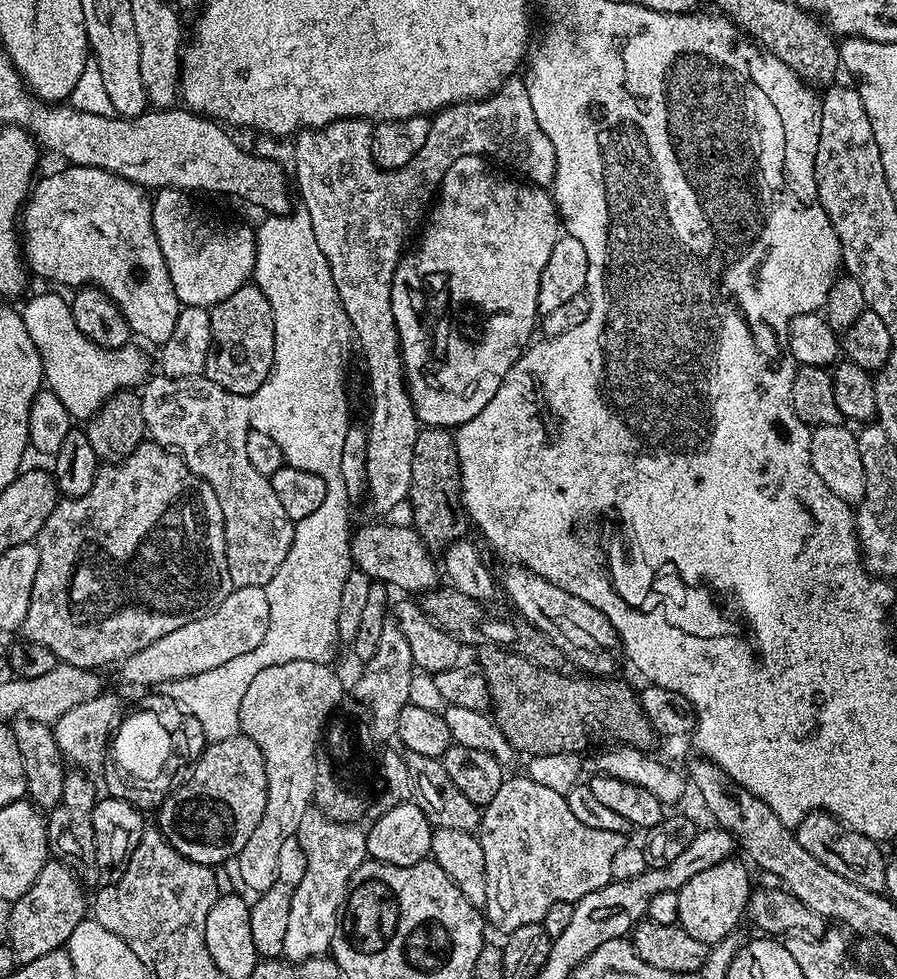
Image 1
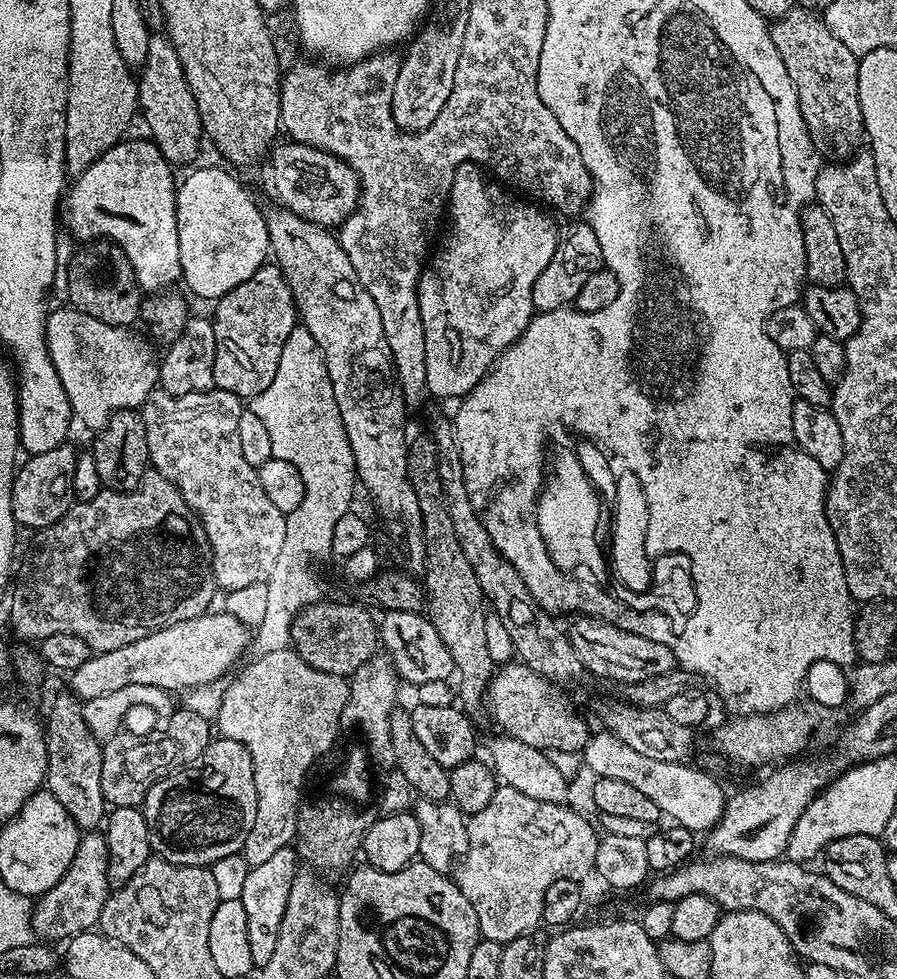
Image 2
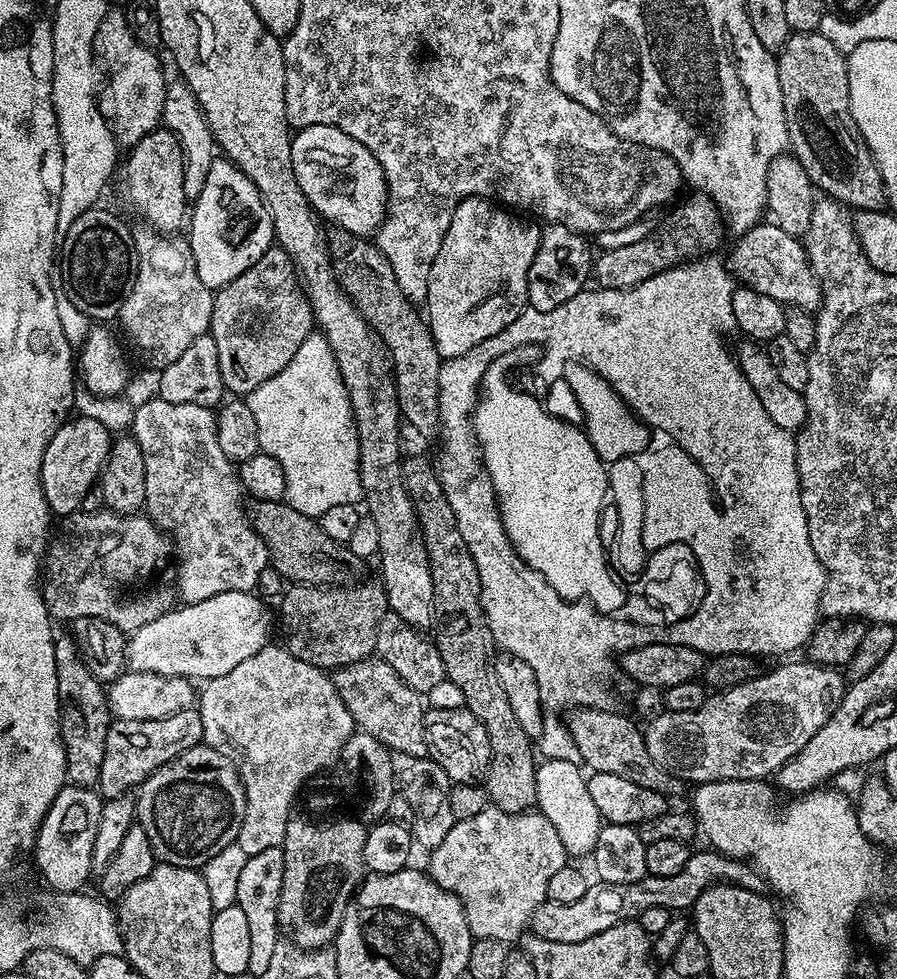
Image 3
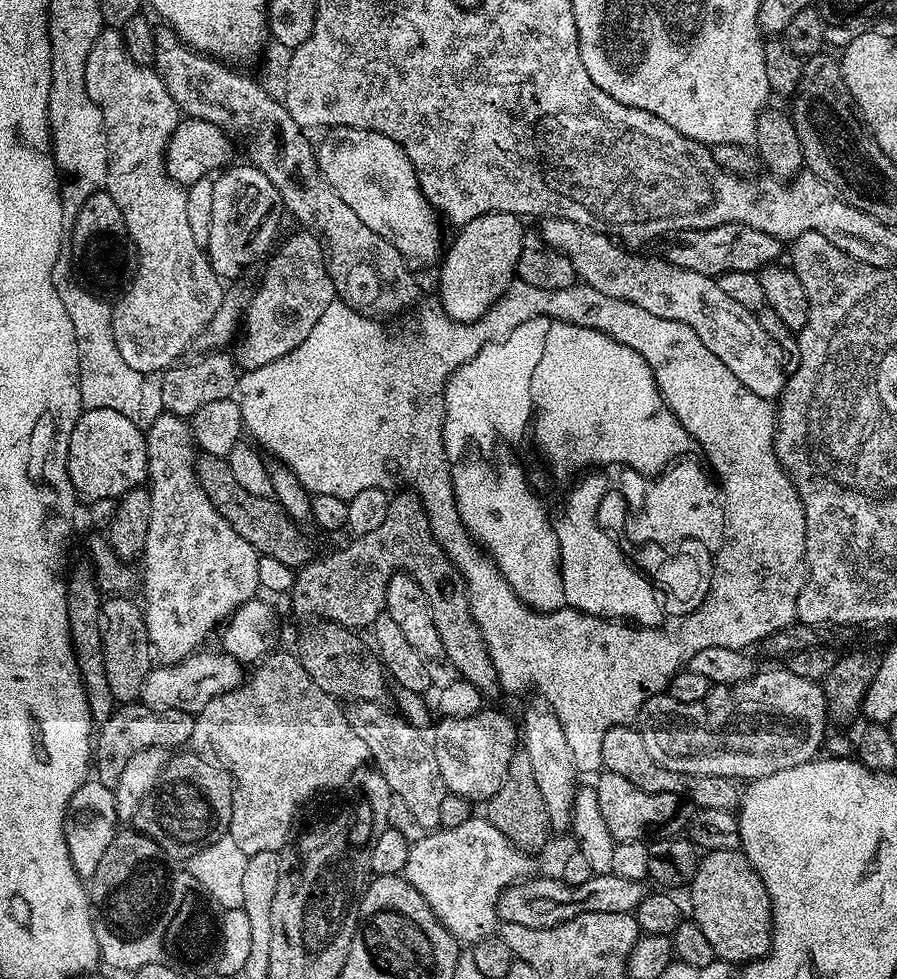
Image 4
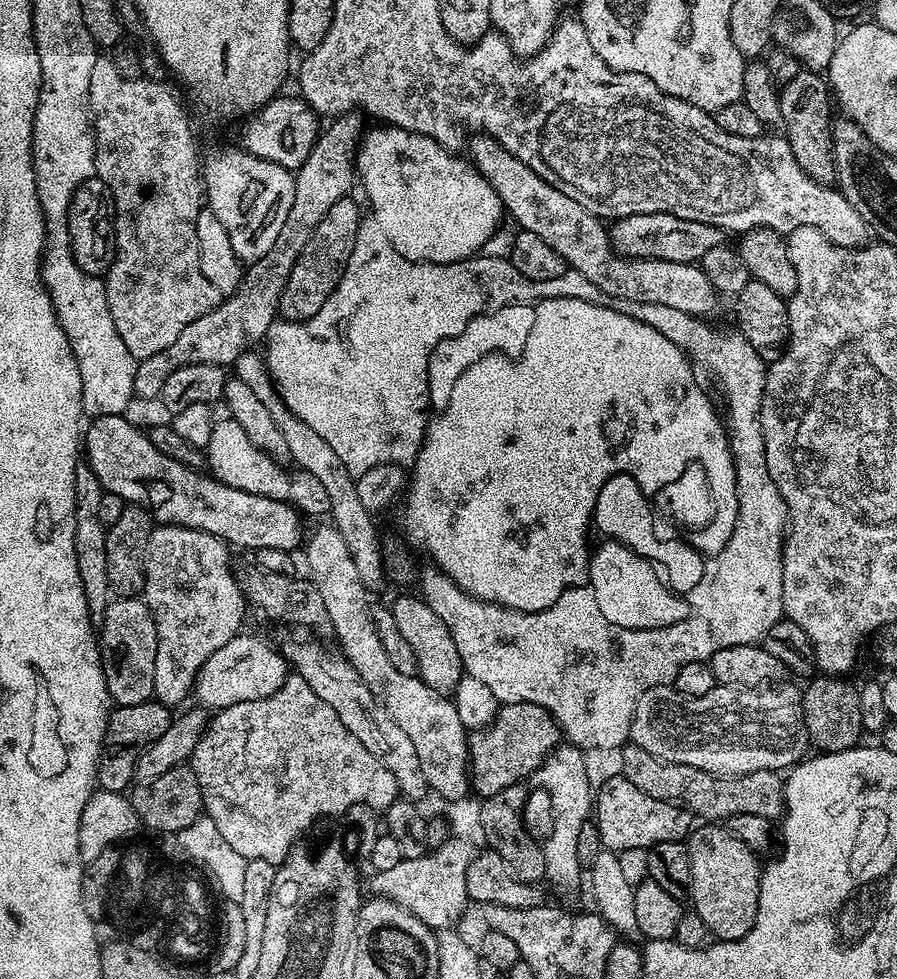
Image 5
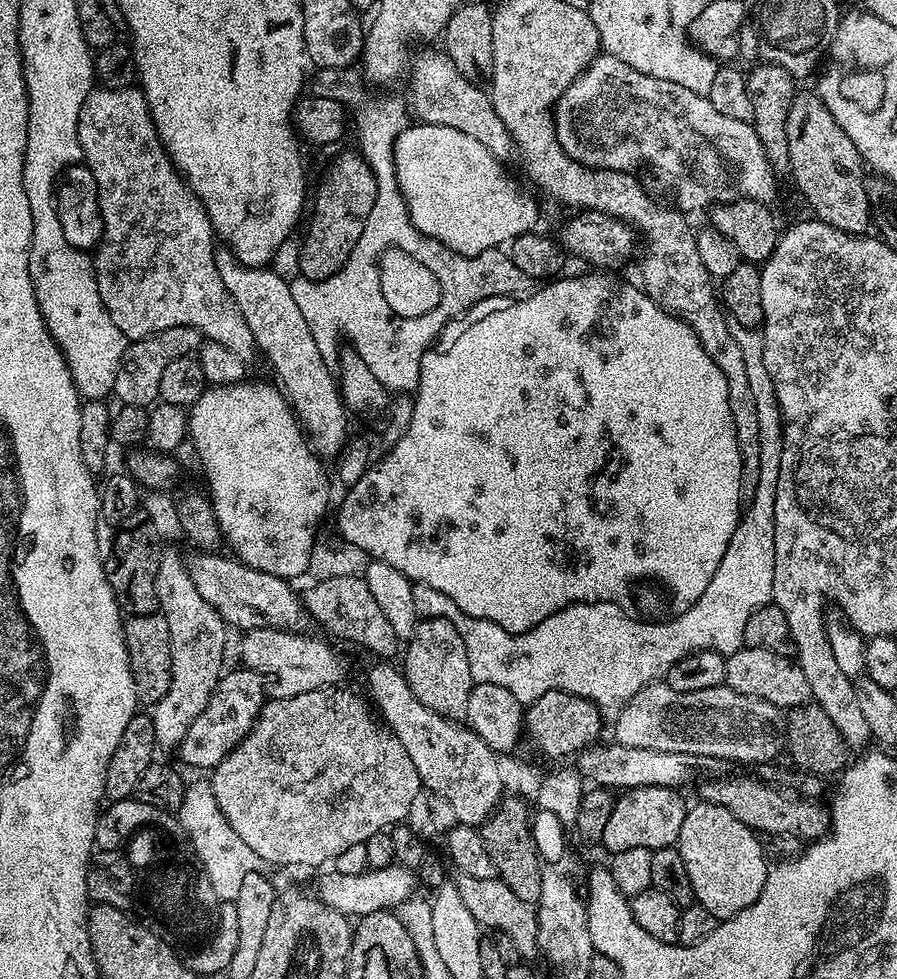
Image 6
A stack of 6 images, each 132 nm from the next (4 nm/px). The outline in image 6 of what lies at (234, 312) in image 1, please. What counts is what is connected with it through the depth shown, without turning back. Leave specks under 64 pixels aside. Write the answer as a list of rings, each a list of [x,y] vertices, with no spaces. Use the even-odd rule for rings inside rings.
[[[353,150],[340,156],[328,168],[324,181],[316,190],[316,205],[312,208],[312,221],[300,245],[299,275],[308,280],[325,280],[340,270],[348,261],[354,242],[366,230],[366,218],[374,210],[376,179],[372,167],[359,151]]]

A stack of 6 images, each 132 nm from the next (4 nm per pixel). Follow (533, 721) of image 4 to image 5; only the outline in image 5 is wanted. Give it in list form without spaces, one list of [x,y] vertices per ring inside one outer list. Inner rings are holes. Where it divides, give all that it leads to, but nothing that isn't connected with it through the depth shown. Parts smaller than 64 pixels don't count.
[[[564,742],[544,759],[542,766],[534,773],[534,780],[544,787],[544,792],[548,795],[548,804],[552,807],[552,829],[548,832],[548,837],[542,840],[544,857],[546,858],[546,880],[547,883],[557,884],[560,888],[576,888],[580,884],[580,871],[582,865],[578,858],[578,834],[582,826],[589,823],[594,812],[594,780],[588,777],[588,764],[584,761],[585,753],[575,745]]]

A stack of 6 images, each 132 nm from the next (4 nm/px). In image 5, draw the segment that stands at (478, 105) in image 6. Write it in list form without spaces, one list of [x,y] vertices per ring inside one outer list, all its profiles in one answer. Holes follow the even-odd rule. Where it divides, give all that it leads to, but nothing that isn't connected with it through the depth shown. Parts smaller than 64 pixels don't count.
[[[476,134],[472,140],[471,163],[476,171],[481,172],[490,182],[490,186],[504,203],[505,213],[520,223],[519,227],[530,234],[538,234],[549,246],[554,246],[558,254],[568,263],[569,268],[578,270],[582,278],[590,278],[598,290],[602,290],[613,301],[629,300],[630,302],[654,302],[658,306],[671,306],[673,310],[682,310],[697,318],[708,318],[716,308],[718,293],[710,286],[706,274],[696,264],[679,264],[678,262],[658,262],[657,260],[632,260],[629,256],[620,256],[608,241],[608,228],[600,217],[590,214],[574,198],[566,198],[550,182],[546,182],[528,164],[522,163],[514,154],[510,154],[497,140],[487,134]]]

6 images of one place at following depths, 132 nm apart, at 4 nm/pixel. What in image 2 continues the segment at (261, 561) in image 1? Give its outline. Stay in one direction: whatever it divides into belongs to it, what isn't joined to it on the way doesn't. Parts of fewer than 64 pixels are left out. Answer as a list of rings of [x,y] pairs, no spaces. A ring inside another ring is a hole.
[[[215,387],[209,392],[185,396],[171,396],[166,391],[155,390],[142,405],[151,467],[161,472],[196,511],[210,542],[216,587],[225,593],[242,590],[242,586],[254,586],[254,582],[268,581],[278,554],[286,542],[285,509],[270,502],[266,490],[262,490],[262,482],[258,482],[257,468],[250,466],[250,462],[246,462],[242,454],[238,438],[238,418],[242,411],[240,404],[241,397]]]

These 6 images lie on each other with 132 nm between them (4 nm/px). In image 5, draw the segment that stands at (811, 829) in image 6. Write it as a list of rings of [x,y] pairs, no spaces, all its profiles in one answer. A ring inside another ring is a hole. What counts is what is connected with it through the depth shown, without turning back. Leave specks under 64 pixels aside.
[[[631,742],[619,749],[618,756],[619,771],[630,782],[634,782],[642,794],[678,804],[701,821],[726,822],[732,816],[750,814],[772,822],[775,816],[777,819],[783,813],[786,788],[781,777],[770,770],[754,770],[741,776],[715,776],[712,772],[703,772],[694,766],[659,760],[654,754],[642,750],[642,746]]]

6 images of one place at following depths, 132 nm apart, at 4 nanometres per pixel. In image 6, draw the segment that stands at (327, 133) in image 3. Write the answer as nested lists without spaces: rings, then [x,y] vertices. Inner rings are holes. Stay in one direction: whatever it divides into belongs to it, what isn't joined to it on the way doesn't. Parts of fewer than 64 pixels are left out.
[[[423,122],[413,123],[405,128],[396,140],[396,144],[392,148],[392,157],[396,167],[396,186],[400,190],[400,195],[404,198],[404,205],[408,208],[408,218],[412,221],[412,225],[424,236],[429,236],[431,240],[436,240],[444,245],[445,248],[449,248],[451,252],[456,252],[460,256],[477,256],[491,248],[507,246],[512,243],[514,238],[533,231],[539,225],[536,223],[540,220],[540,212],[536,209],[536,204],[532,201],[531,194],[524,192],[523,186],[514,177],[508,176],[507,170],[504,169],[507,167],[497,160],[495,156],[492,156],[490,150],[486,150],[486,146],[482,146],[482,142],[478,142],[475,138],[470,138],[470,134],[462,134],[462,130],[450,130],[450,126],[434,126]]]

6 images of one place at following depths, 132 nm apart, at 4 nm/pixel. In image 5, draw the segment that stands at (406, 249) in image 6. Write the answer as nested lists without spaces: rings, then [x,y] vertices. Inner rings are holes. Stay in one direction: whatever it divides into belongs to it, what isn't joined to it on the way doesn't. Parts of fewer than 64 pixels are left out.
[[[371,214],[365,215],[360,221],[358,238],[354,242],[354,254],[350,254],[350,262],[346,262],[346,270],[342,274],[338,286],[330,294],[330,298],[326,298],[322,310],[318,310],[318,314],[314,314],[309,320],[273,322],[268,328],[266,363],[268,372],[272,375],[272,380],[280,392],[280,396],[284,399],[284,405],[299,420],[306,422],[306,426],[310,426],[310,430],[314,430],[314,434],[318,434],[318,438],[322,438],[333,448],[334,454],[338,454],[338,458],[342,458],[342,466],[346,466],[346,470],[350,470],[353,476],[361,476],[375,464],[411,466],[416,463],[416,455],[420,452],[430,419],[430,401],[428,398],[430,354],[443,340],[449,340],[452,336],[462,334],[462,330],[466,330],[466,326],[475,316],[483,316],[485,312],[494,308],[501,308],[507,304],[535,305],[541,300],[549,300],[550,298],[582,298],[586,302],[594,302],[595,304],[609,303],[610,298],[604,291],[598,290],[598,286],[594,286],[594,282],[590,282],[590,278],[582,278],[582,274],[578,274],[578,270],[573,268],[567,268],[562,274],[558,274],[558,278],[533,282],[530,278],[518,274],[518,270],[512,265],[511,259],[504,257],[503,260],[500,256],[484,255],[477,254],[471,260],[459,260],[453,264],[418,264],[414,260],[402,258],[402,254],[398,254],[394,250],[386,230],[382,230],[382,226],[378,223],[376,217]]]

